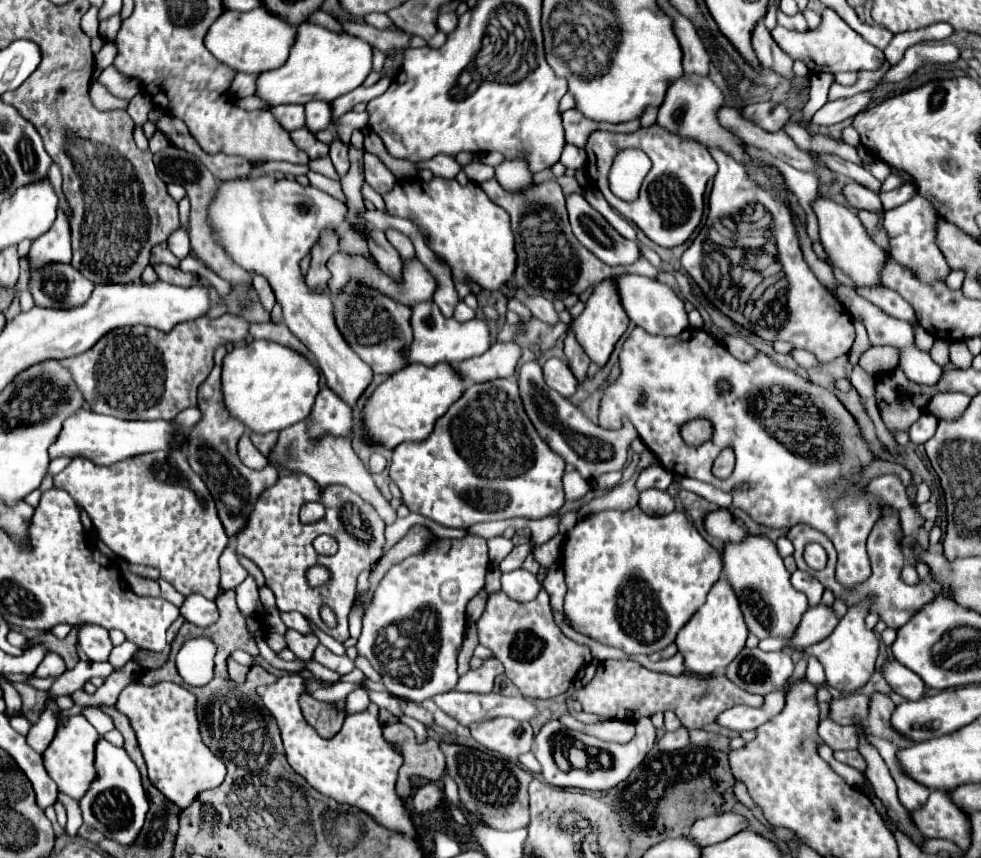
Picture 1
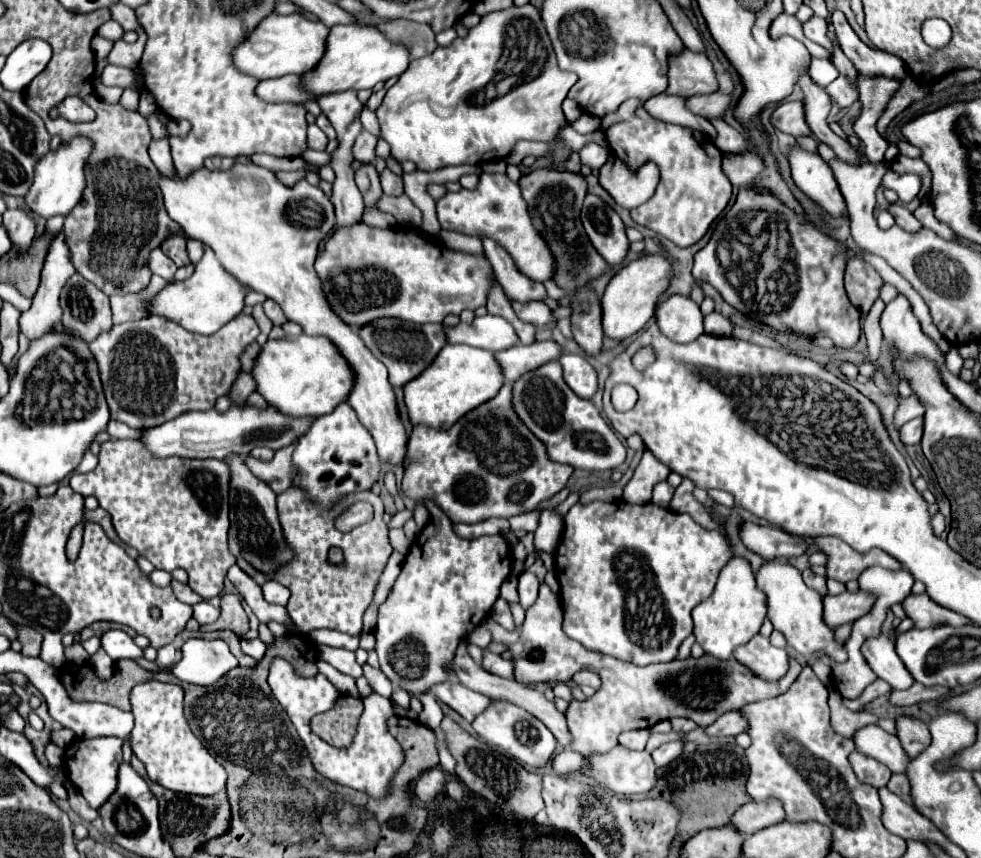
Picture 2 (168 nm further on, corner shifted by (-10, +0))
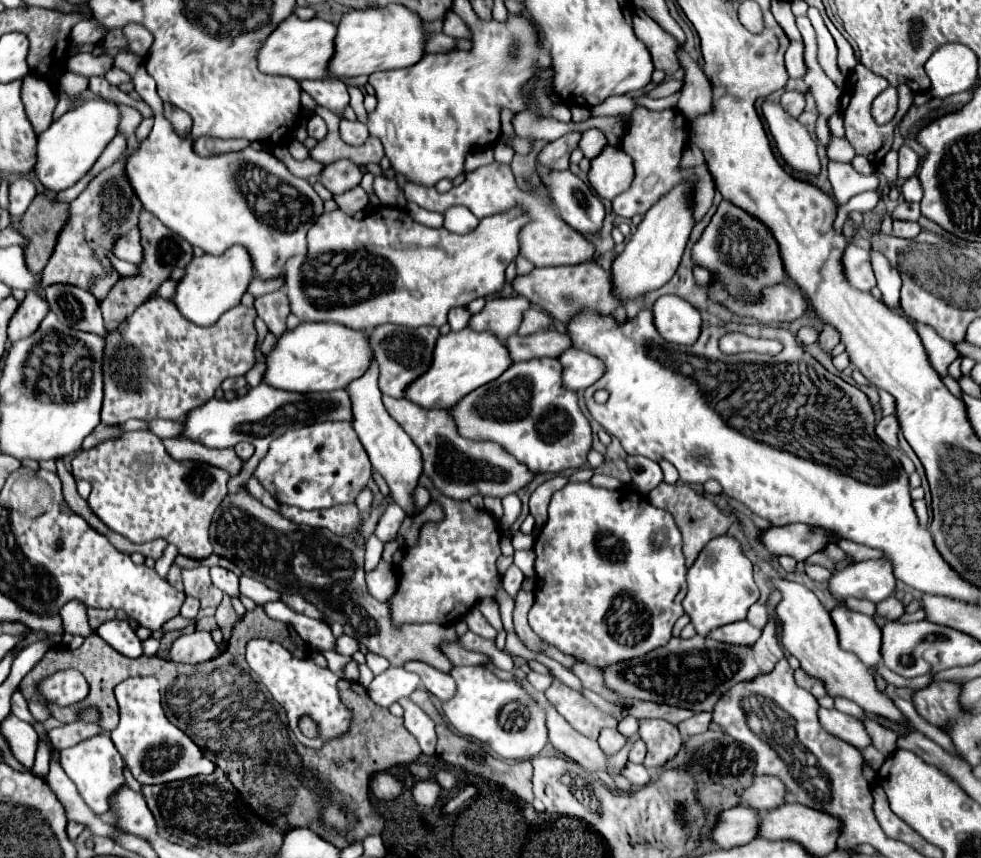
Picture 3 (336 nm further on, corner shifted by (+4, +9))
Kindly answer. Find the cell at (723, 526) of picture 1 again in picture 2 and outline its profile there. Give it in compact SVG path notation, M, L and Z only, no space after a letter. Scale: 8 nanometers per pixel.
M744 522L740 526L740 540L742 544L762 556L764 560L770 558L792 558L800 556L806 550L802 538L792 536L774 526L758 526L754 522Z

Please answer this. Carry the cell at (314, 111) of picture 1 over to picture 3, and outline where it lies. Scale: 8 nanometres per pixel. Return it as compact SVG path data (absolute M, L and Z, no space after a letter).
M312 115L308 119L308 137L314 137L316 141L322 141L326 137L326 133L328 133L328 127L326 127L324 119L318 117L318 115Z

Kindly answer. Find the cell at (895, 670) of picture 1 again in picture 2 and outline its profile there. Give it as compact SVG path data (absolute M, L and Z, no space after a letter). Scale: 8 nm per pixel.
M886 636L868 638L868 642L864 642L862 646L862 654L876 676L886 680L894 690L906 690L914 684L912 674L908 674L904 662L894 650L894 644Z

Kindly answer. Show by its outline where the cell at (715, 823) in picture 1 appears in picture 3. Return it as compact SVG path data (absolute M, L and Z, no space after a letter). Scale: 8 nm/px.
M762 775L756 777L752 787L748 787L742 793L742 805L750 805L756 811L770 811L784 803L784 795L786 795L786 785L782 785L778 777Z

